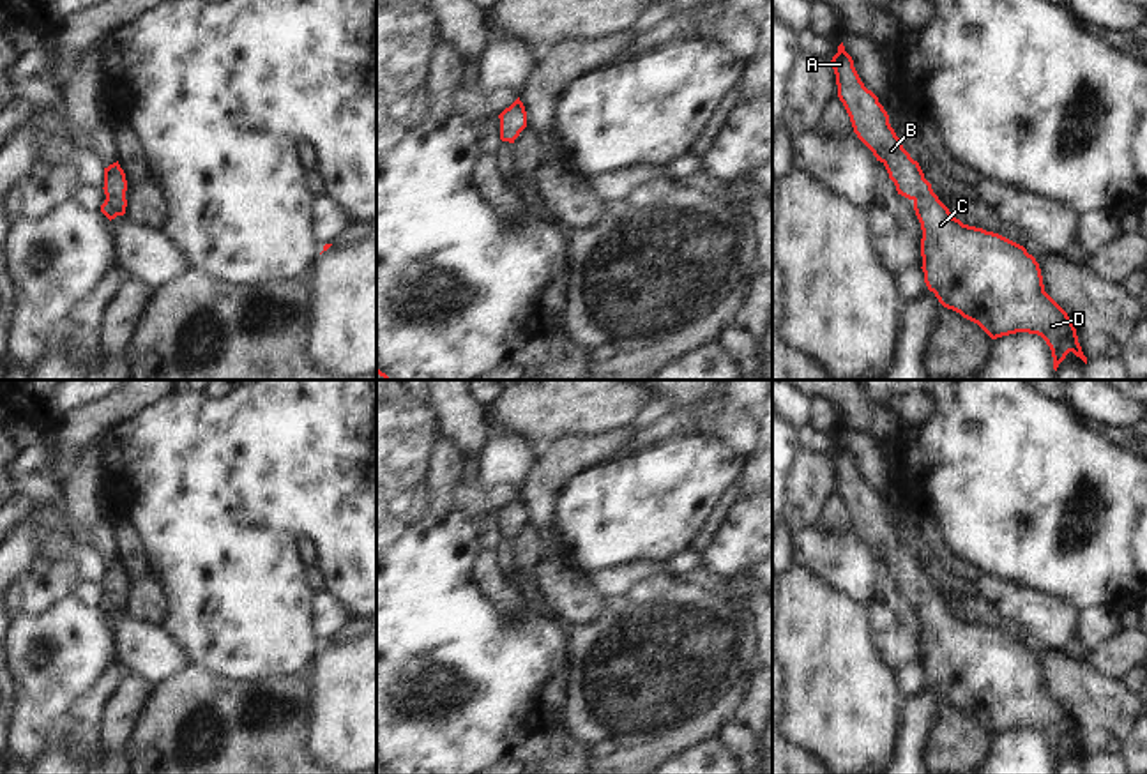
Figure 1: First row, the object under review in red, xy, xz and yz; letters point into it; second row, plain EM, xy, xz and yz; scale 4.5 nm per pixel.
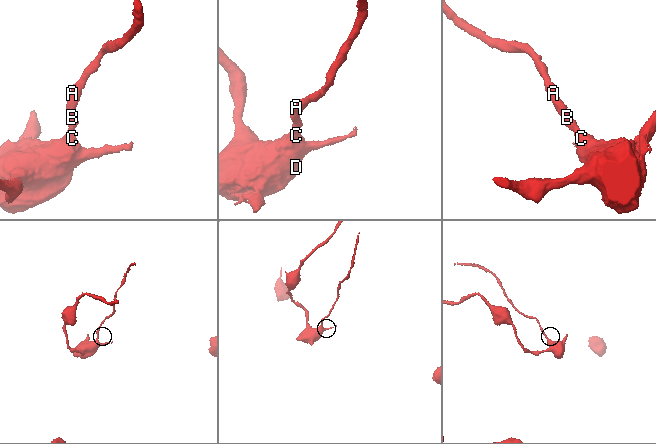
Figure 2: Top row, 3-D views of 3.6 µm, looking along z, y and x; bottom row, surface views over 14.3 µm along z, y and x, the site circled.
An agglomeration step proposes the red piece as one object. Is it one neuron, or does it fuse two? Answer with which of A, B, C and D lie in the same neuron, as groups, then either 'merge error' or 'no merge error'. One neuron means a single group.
groups A B C D; no merge error

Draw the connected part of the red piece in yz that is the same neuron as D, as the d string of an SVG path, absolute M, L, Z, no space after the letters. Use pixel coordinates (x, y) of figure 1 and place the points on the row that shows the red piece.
M843 42L838 46L831 65L836 74L838 97L850 117L854 133L873 152L877 161L885 166L898 194L914 201L914 210L923 230L921 269L928 290L935 293L938 302L977 323L991 339L1016 332L1041 336L1052 350L1055 371L1069 352L1087 364L1071 318L1044 292L1036 258L1023 246L999 233L963 224L953 217L949 209L933 193L931 184L924 178L919 163L903 148L878 97L861 81Z

